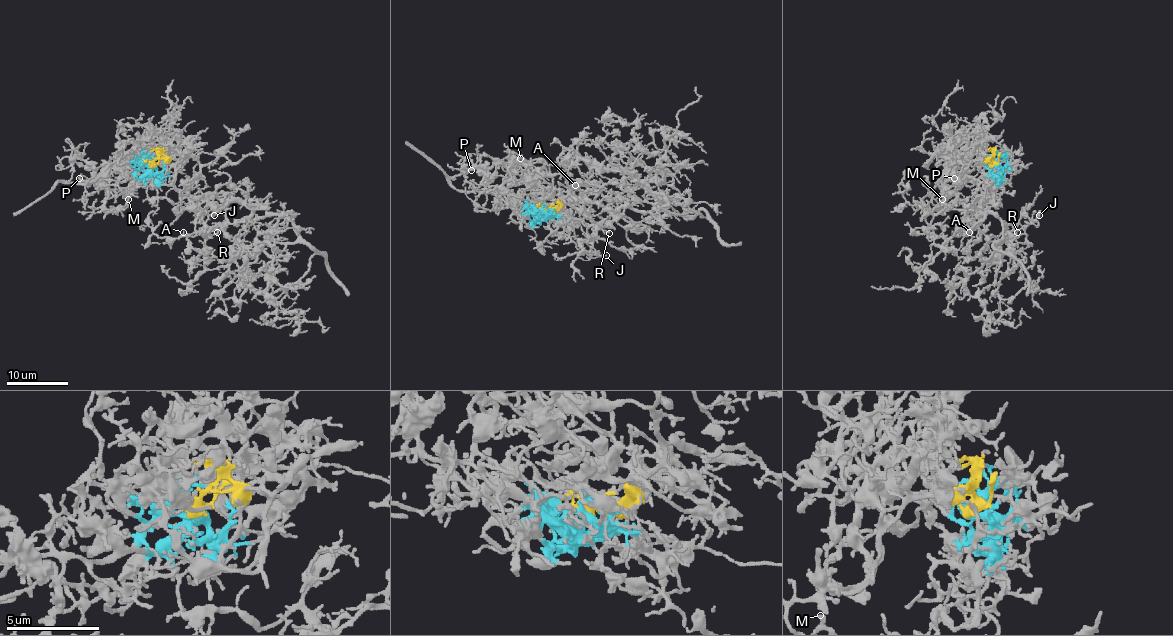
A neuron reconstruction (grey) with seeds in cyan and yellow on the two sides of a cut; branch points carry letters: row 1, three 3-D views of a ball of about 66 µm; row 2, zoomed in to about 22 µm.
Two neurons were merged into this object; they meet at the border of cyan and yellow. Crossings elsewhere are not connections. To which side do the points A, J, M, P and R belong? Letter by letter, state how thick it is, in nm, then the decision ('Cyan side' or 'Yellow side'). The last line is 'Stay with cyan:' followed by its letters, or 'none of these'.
A: Thickness 150 nm. Yellow side
J: Thickness 130 nm. Yellow side
M: Thickness 140 nm. Cyan side
P: Thickness 120 nm. Cyan side
R: Thickness 130 nm. Yellow side
Stay with cyan: M, P

